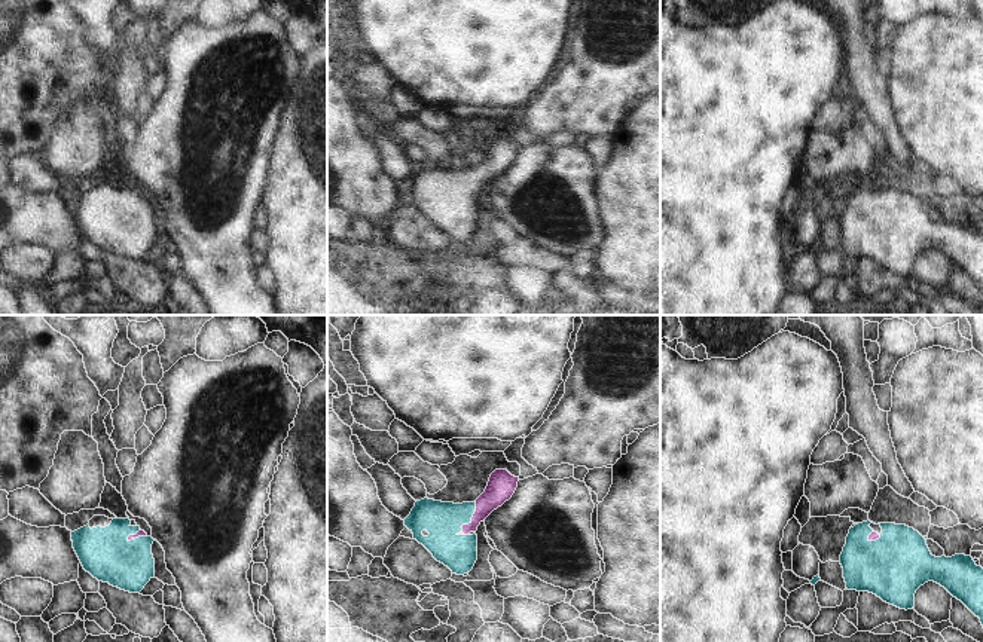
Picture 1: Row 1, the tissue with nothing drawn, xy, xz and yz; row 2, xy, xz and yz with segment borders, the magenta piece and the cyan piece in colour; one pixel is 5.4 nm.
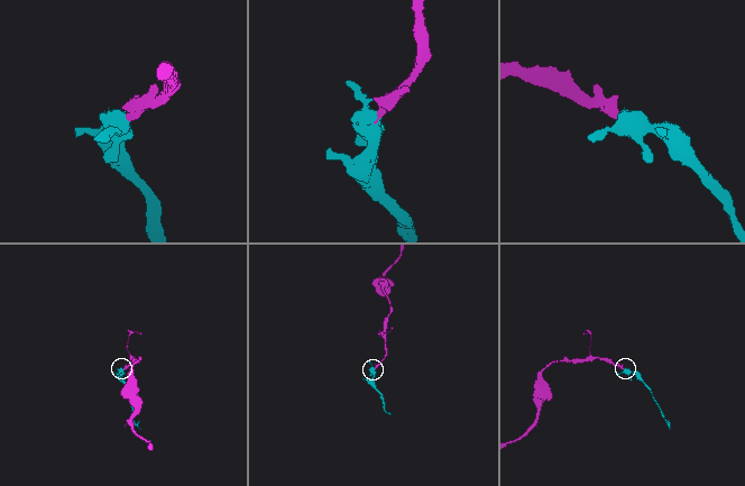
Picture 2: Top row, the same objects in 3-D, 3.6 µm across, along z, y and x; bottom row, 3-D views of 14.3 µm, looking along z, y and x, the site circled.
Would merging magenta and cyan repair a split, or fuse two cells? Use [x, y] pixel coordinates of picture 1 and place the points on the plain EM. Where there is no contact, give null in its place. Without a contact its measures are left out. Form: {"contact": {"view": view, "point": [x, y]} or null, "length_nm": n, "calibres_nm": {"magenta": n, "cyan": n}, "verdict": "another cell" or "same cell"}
{"contact": {"view": "xz", "point": [472, 186]}, "length_nm": 180, "calibres_nm": {"magenta": 150, "cyan": 200}, "verdict": "same cell"}

